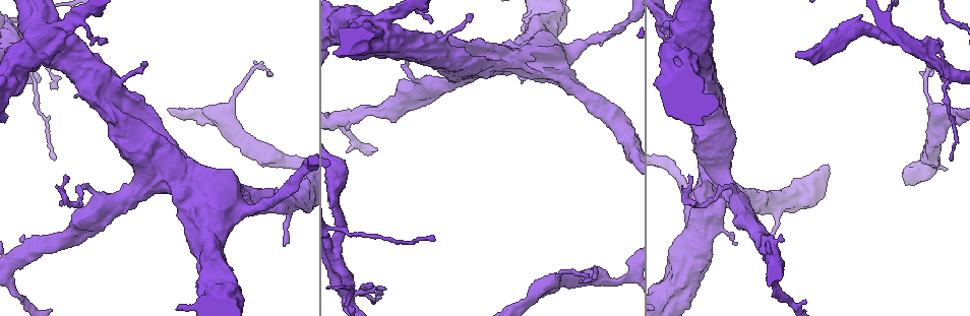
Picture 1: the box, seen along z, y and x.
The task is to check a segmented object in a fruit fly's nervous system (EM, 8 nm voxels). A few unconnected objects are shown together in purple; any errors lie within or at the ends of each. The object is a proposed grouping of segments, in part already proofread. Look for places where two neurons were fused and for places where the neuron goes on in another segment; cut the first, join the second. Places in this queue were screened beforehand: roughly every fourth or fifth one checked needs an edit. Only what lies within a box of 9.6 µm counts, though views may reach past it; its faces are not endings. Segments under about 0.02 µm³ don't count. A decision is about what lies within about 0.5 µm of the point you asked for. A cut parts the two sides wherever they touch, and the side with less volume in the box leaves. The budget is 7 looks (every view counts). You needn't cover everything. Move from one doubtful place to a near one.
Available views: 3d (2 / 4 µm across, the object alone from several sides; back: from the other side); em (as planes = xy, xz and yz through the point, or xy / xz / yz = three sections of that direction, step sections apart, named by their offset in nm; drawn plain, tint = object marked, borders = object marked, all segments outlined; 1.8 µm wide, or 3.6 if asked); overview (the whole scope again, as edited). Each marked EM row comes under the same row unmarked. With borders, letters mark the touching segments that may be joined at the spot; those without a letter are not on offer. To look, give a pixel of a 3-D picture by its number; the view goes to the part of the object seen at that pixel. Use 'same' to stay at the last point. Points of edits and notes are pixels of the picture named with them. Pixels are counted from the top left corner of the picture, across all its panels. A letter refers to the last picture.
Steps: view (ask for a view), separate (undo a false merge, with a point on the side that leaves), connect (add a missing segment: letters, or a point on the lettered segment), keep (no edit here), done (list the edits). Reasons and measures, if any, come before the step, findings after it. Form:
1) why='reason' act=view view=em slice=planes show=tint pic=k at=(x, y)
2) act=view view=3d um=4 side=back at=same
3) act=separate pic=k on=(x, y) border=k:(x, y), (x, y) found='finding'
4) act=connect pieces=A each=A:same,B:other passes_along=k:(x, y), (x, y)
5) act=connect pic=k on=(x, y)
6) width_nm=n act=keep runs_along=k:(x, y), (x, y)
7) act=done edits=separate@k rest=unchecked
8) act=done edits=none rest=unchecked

why='sudden change in width' act=view view=3d um=4 pic=1 at=(36, 48)

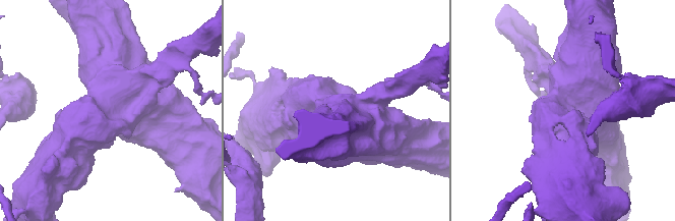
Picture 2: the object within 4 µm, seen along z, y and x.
act=view view=em um=3.6 slice=planes show=tint pic=2 at=(566, 111)

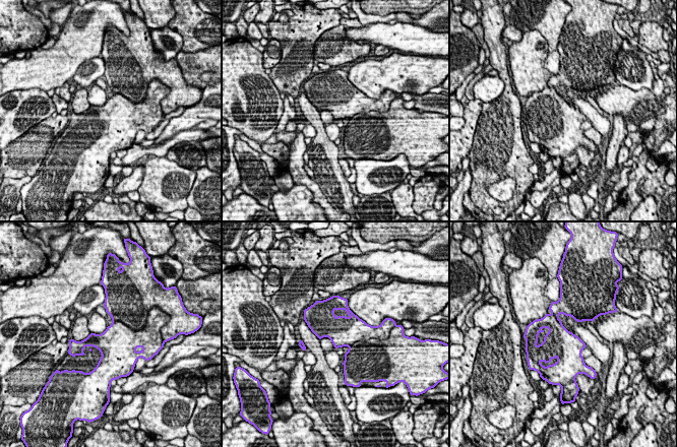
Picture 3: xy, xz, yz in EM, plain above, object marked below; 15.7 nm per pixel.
act=view view=em um=3.6 slice=planes show=borders at=same

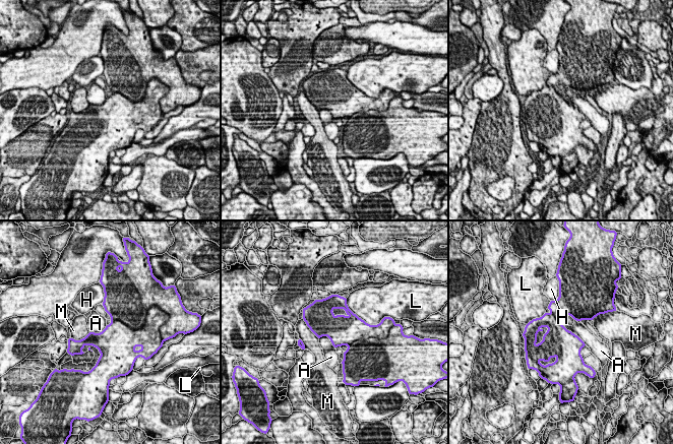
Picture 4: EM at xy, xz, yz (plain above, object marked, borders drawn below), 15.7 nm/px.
act=separate pic=4 on=(118, 337) each=A:other,H:other,L:other,M:other border=4:(111, 318), (132, 328), (141, 327) found='a second neuron is stuck on'

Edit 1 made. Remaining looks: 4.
act=view view=overview

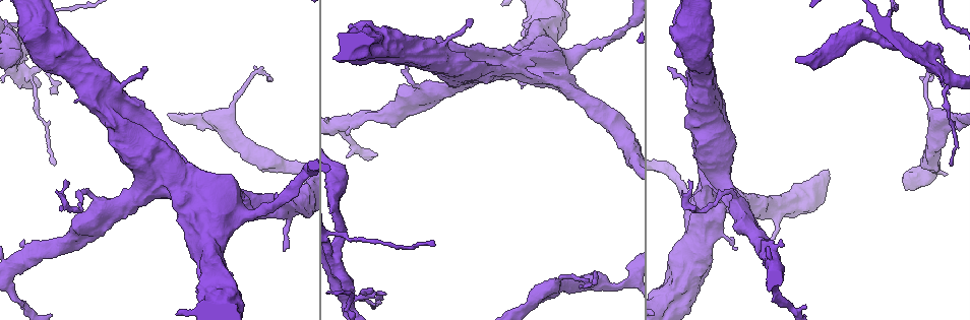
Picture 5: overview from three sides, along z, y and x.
why='sharp bend' act=view view=3d um=4 pic=5 at=(737, 203)

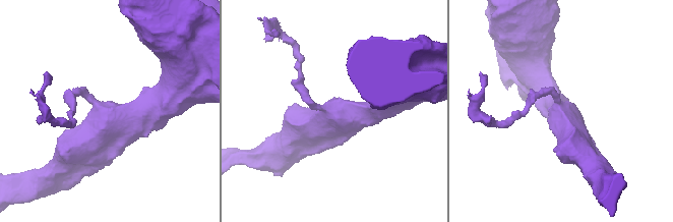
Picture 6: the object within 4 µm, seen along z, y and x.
arms=3 why='now the EM' act=view view=em um=3.6 slice=yz step=8 show=tint pic=6 at=(102, 110)

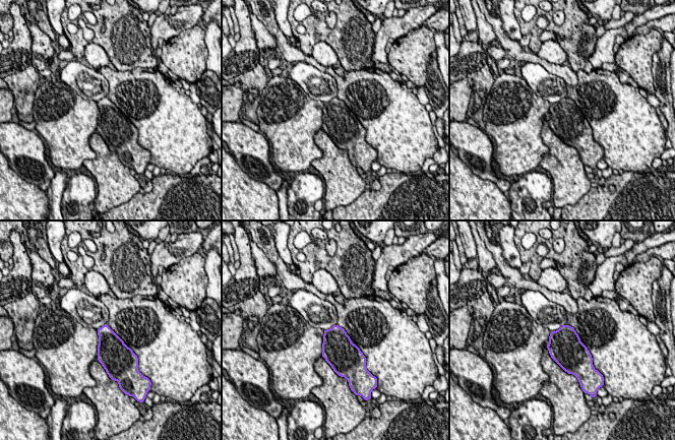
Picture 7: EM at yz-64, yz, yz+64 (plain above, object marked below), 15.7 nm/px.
act=view view=em um=3.6 slice=planes show=borders at=same

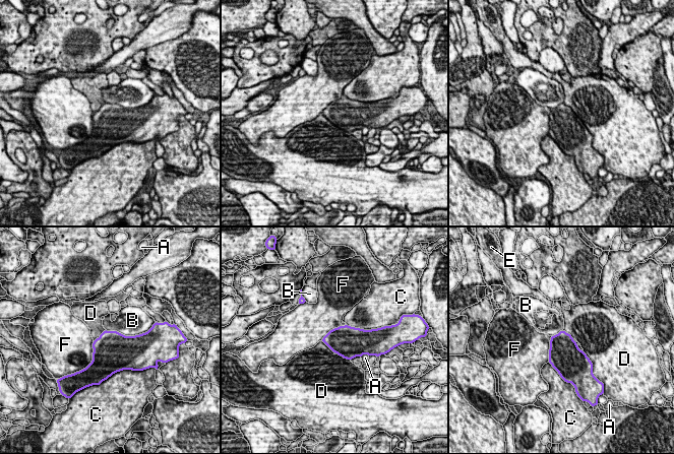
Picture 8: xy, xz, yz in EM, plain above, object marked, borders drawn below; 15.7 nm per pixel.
width_nm=440 act=keep each=A:other,B:other,C:other,D:other,E:other,F:other border=8:(105, 329), (94, 341) found='all the same neuron'

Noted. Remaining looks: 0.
act=done edits=separate@4 rest=unchecked

